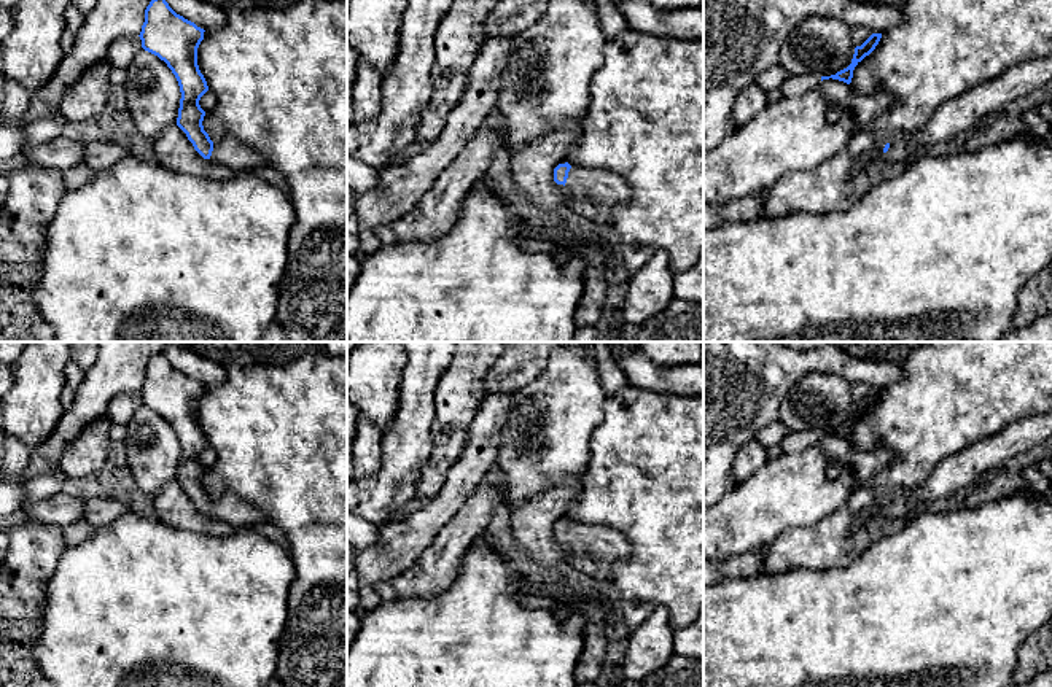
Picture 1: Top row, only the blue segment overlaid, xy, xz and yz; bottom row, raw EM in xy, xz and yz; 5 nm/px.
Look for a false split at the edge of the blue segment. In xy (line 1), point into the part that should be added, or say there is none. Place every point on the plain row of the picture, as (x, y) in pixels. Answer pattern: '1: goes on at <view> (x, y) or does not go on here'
1: goes on at xy (233, 511)

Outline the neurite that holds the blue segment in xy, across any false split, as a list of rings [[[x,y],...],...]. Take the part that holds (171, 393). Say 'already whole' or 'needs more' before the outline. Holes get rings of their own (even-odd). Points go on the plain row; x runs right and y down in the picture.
needs more | [[[156,353],[145,366],[142,382],[142,404],[167,420],[175,431],[181,455],[177,482],[186,490],[194,506],[229,526],[245,526],[266,522],[264,514],[232,493],[213,499],[204,487],[205,468],[199,456],[208,447],[197,421],[197,404],[204,396],[204,385],[177,371],[164,353]]]

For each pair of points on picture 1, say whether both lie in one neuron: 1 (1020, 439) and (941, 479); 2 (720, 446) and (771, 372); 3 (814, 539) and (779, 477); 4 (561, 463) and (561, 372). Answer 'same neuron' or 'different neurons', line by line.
1: same neuron
2: same neuron
3: different neurons
4: same neuron

